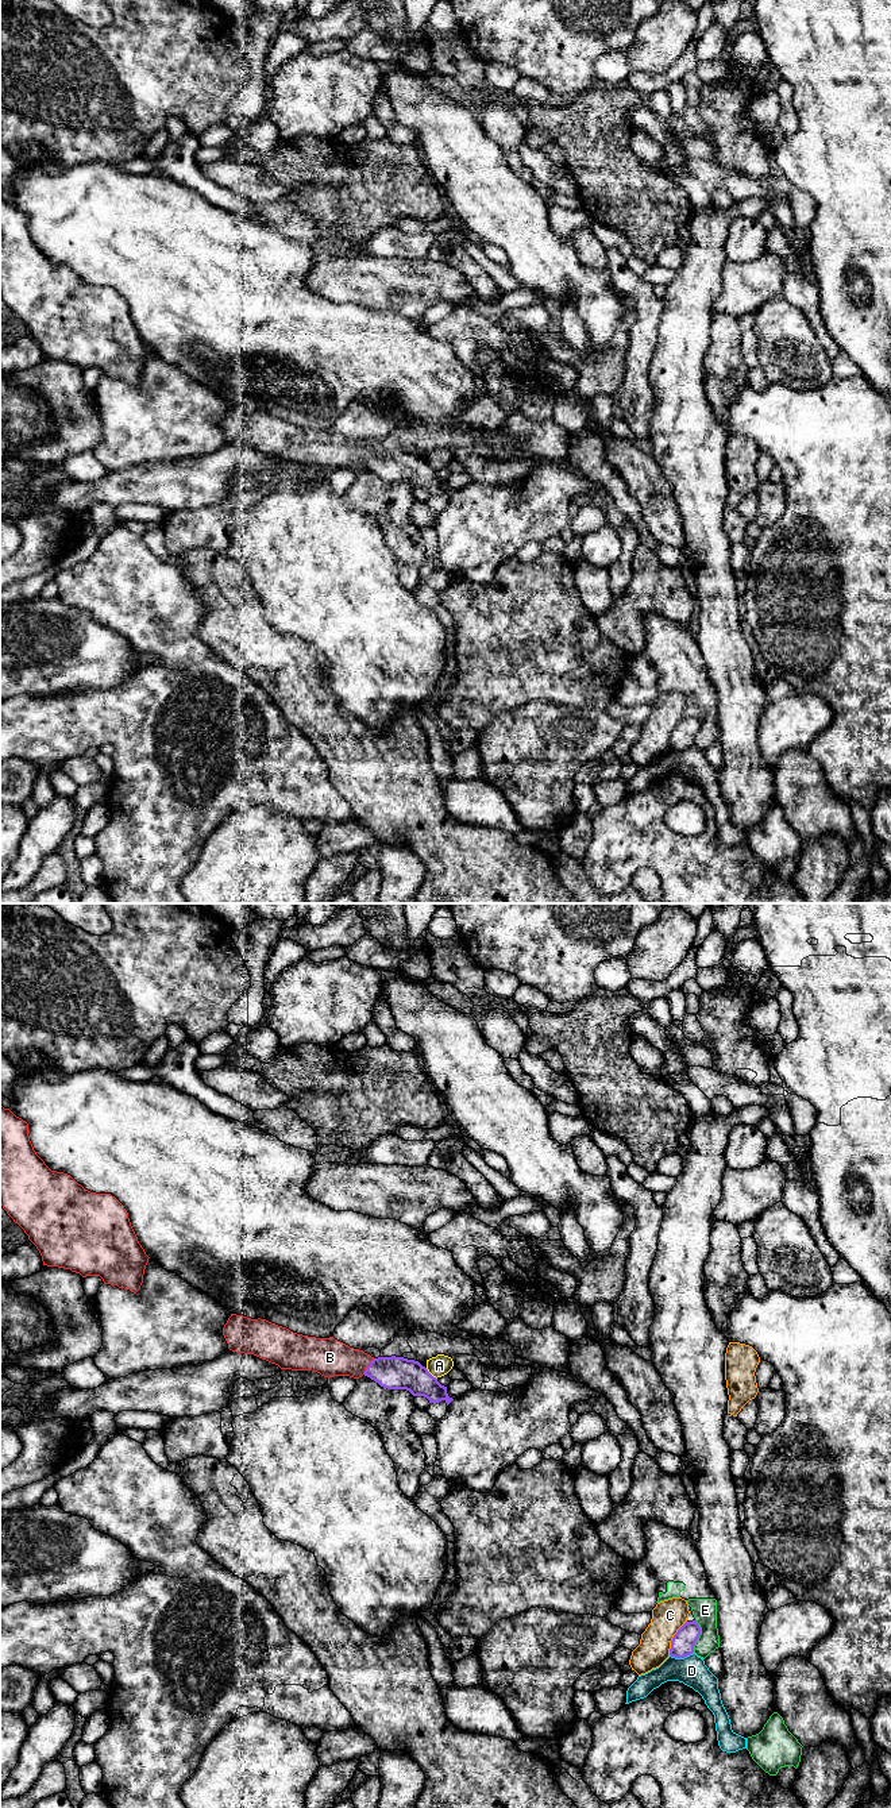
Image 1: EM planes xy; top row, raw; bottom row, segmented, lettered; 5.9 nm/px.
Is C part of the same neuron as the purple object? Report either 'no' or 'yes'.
no

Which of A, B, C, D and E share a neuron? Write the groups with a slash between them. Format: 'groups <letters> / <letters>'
groups A / B / C / D / E

